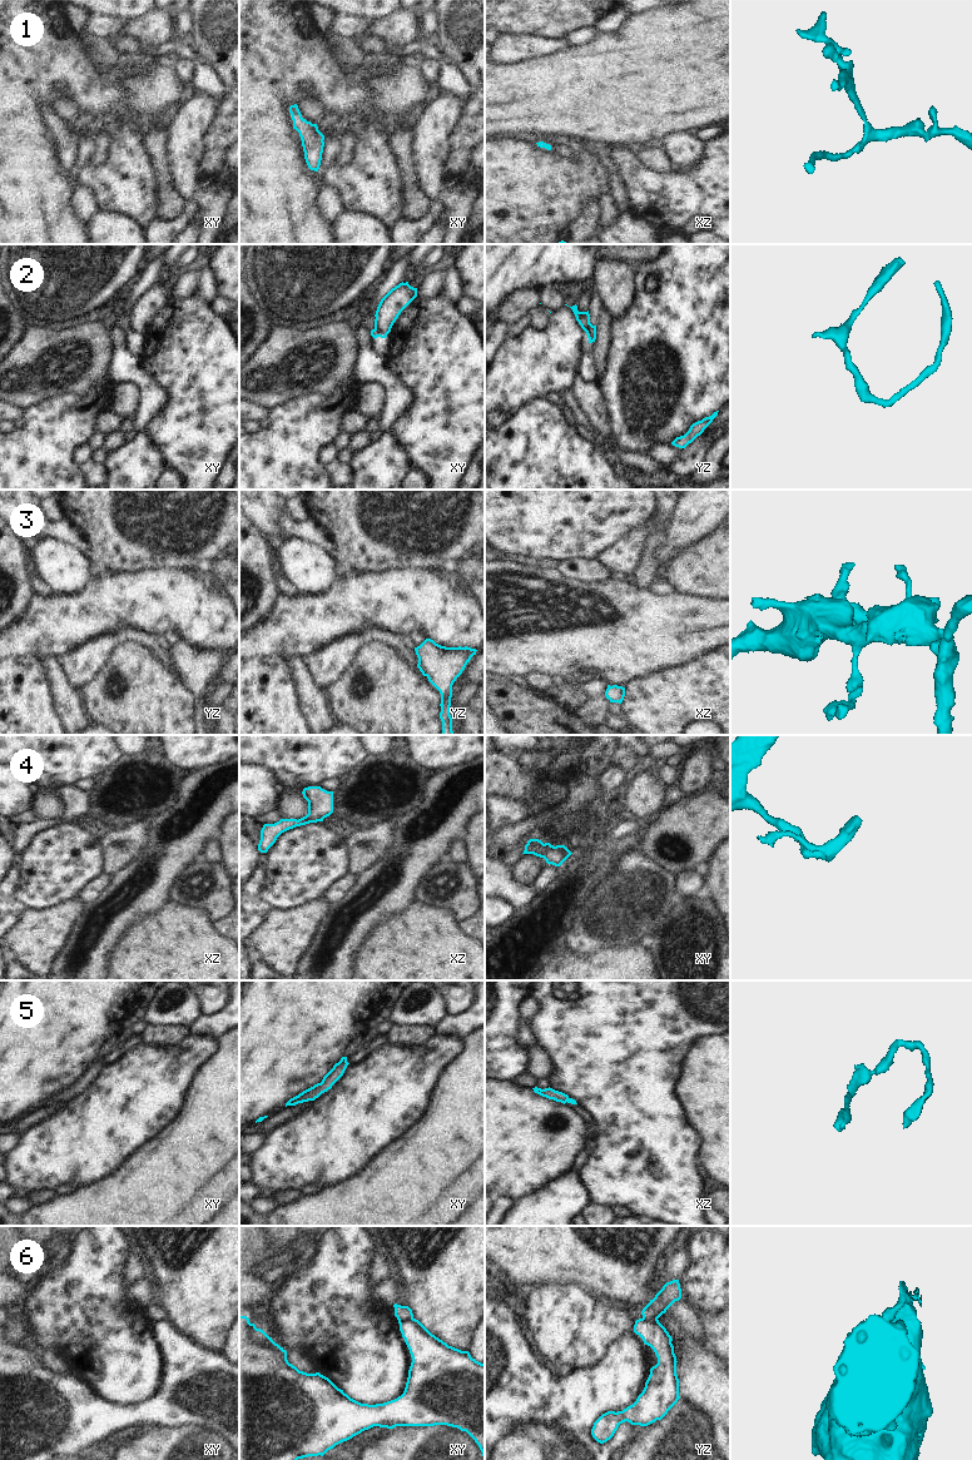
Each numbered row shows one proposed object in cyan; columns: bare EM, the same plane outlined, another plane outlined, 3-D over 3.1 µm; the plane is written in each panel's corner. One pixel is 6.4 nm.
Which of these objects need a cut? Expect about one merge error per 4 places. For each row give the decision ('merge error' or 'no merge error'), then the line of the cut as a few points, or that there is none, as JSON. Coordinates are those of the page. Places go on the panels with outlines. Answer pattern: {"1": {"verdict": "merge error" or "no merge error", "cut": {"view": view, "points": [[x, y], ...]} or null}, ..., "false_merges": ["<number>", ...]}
{"1": {"verdict": "no merge error", "cut": null}, "2": {"verdict": "no merge error", "cut": null}, "3": {"verdict": "no merge error", "cut": null}, "4": {"verdict": "no merge error", "cut": null}, "5": {"verdict": "no merge error", "cut": null}, "6": {"verdict": "merge error", "cut": {"view": "yz", "points": [[643, 1317], [649, 1320], [656, 1319]]}}, "false_merges": ["6"]}

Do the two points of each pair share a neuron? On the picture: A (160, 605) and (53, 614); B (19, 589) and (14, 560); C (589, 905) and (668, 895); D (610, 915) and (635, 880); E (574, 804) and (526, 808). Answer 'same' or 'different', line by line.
A: same
B: same
C: same
D: same
E: different

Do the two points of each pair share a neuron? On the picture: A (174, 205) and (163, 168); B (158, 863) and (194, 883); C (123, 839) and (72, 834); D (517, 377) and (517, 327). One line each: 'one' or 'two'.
A: one
B: two
C: two
D: two

